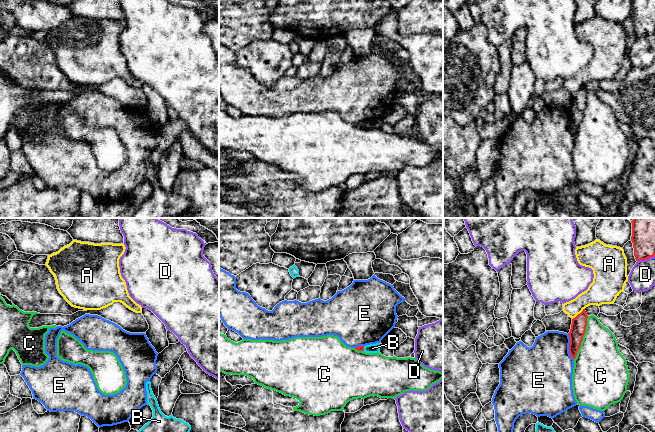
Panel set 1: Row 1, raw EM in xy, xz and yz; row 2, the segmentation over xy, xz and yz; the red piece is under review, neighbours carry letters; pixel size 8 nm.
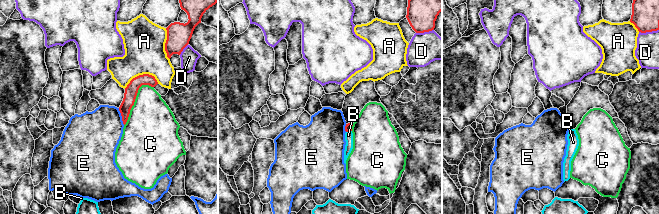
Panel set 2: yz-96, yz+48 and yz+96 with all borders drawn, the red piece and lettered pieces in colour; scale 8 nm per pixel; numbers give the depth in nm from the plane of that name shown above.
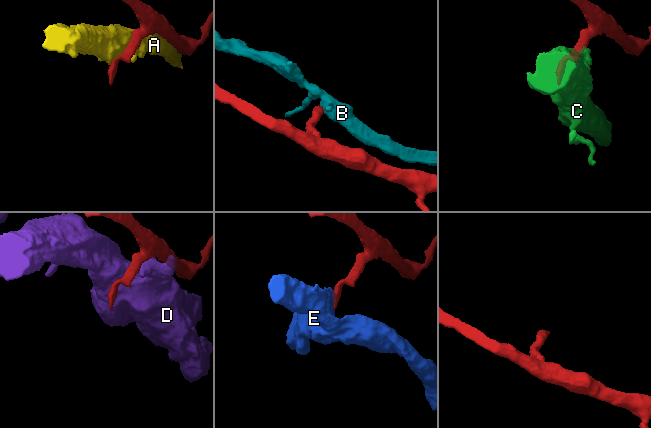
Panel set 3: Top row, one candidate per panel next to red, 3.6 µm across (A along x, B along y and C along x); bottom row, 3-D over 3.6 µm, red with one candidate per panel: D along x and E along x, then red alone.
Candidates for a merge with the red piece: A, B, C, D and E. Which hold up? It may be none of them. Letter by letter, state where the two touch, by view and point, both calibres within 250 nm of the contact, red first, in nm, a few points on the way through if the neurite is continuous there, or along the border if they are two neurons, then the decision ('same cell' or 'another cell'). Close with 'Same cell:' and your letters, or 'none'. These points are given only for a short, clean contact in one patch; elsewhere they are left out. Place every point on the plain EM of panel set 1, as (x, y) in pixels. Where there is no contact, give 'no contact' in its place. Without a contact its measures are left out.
A: meets red in yz at (578, 90); 130 nm thick on the red side, 200 nm on the other; another cell
B: meets red in xz at (363, 125); 50 nm thick on the red side, 80 nm on the other; border along xz (364, 122), (363, 127); another cell
C: meets red in yz at (582, 114); 130 nm thick on the red side, 380 nm on the other; another cell
D: meets red in yz at (645, 35); 190 nm thick on the red side, 200 nm on the other; border along yz (654, 31), (637, 37); another cell
E: meets red in yz at (569, 123); 130 nm thick on the red side, 420 nm on the other; border along yz (567, 110), (569, 114), (569, 130), (573, 135); another cell
Same cell: none

